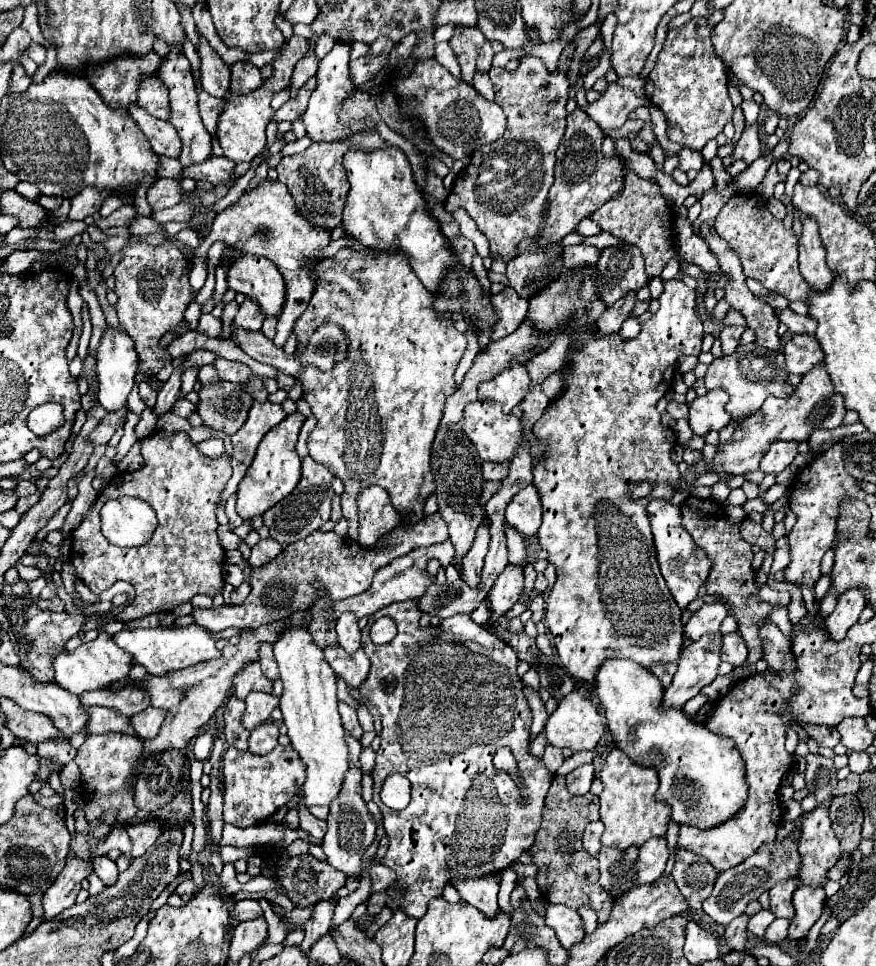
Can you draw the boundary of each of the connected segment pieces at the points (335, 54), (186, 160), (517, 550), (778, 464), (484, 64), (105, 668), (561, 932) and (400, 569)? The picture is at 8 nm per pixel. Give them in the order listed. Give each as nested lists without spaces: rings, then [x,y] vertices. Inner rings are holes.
[[[336,43],[334,49],[320,61],[318,65],[318,87],[316,91],[312,93],[310,97],[310,103],[308,103],[308,109],[302,117],[304,121],[304,127],[308,131],[308,135],[314,139],[314,141],[338,141],[342,137],[348,137],[356,131],[364,131],[364,129],[374,129],[374,125],[370,121],[362,121],[362,123],[354,123],[350,127],[338,123],[338,109],[342,105],[342,99],[346,95],[350,95],[354,91],[354,85],[350,81],[350,75],[348,75],[348,57],[350,57],[350,45],[348,43]]]
[[[170,45],[168,55],[164,57],[160,69],[156,71],[156,77],[166,85],[170,93],[170,117],[168,121],[172,127],[178,131],[182,139],[182,153],[180,153],[180,163],[182,167],[188,167],[192,163],[202,163],[212,155],[212,143],[210,143],[210,133],[206,131],[200,115],[198,115],[198,95],[194,91],[194,77],[190,73],[190,61],[184,57],[184,51],[180,45]]]
[[[506,527],[506,539],[508,539],[508,551],[510,551],[510,561],[518,563],[518,565],[526,565],[528,563],[528,555],[526,555],[526,547],[522,541],[522,535],[514,529],[514,527]]]
[[[776,441],[770,445],[768,453],[760,461],[760,469],[764,473],[774,473],[778,475],[784,471],[796,457],[796,441]]]
[[[484,43],[484,45],[482,45],[482,51],[480,51],[480,57],[478,57],[478,71],[482,71],[482,73],[490,71],[492,59],[494,59],[492,45],[490,45],[490,43]]]
[[[104,629],[98,631],[98,637],[94,641],[82,643],[76,651],[62,651],[52,659],[52,667],[56,671],[56,683],[74,695],[92,689],[106,689],[112,681],[126,679],[130,665],[132,657],[124,653]]]
[[[548,903],[546,905],[546,925],[552,927],[560,939],[560,943],[570,949],[574,943],[582,941],[584,937],[584,925],[582,917],[578,915],[576,909]]]
[[[450,541],[446,543],[440,543],[440,545],[430,545],[430,547],[420,547],[416,551],[412,551],[410,555],[404,555],[400,559],[394,559],[392,563],[388,563],[386,567],[382,567],[376,575],[374,575],[374,583],[368,591],[356,595],[356,597],[348,597],[348,599],[342,599],[342,601],[334,601],[332,603],[332,611],[334,611],[334,617],[338,617],[340,613],[344,611],[352,611],[358,619],[366,617],[366,615],[372,615],[376,613],[378,609],[382,609],[384,605],[390,605],[394,601],[406,601],[406,599],[418,599],[424,595],[426,587],[432,583],[432,577],[428,577],[426,573],[426,563],[428,559],[438,559],[444,567],[454,563],[454,547]]]

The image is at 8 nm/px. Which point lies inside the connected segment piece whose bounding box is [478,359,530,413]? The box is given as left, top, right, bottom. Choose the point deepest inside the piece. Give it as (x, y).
(508, 388)

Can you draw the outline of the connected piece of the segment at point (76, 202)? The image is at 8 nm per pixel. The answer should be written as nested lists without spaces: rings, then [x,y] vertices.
[[[86,187],[80,195],[72,199],[72,209],[68,213],[68,219],[82,221],[88,215],[94,215],[106,197],[110,197],[108,191],[92,191],[92,187]]]

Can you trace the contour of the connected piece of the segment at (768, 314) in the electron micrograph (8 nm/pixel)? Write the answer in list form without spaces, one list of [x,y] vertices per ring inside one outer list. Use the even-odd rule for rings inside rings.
[[[704,221],[702,227],[700,227],[700,233],[702,233],[702,237],[706,239],[710,251],[716,255],[716,259],[718,259],[718,263],[720,263],[720,269],[722,269],[724,275],[728,277],[728,283],[726,283],[726,287],[724,287],[724,291],[726,291],[726,301],[730,303],[732,309],[736,309],[736,311],[740,311],[740,313],[744,315],[746,327],[756,333],[756,341],[754,341],[756,345],[766,347],[766,349],[770,349],[770,351],[778,351],[782,345],[780,345],[780,337],[778,337],[778,319],[776,319],[776,313],[774,313],[774,309],[772,309],[764,299],[756,297],[756,295],[748,289],[748,285],[746,285],[746,275],[744,275],[744,271],[742,271],[742,267],[740,267],[740,257],[736,255],[736,251],[732,251],[732,249],[728,247],[728,243],[724,243],[724,241],[718,239],[714,225],[708,225],[708,223]]]

